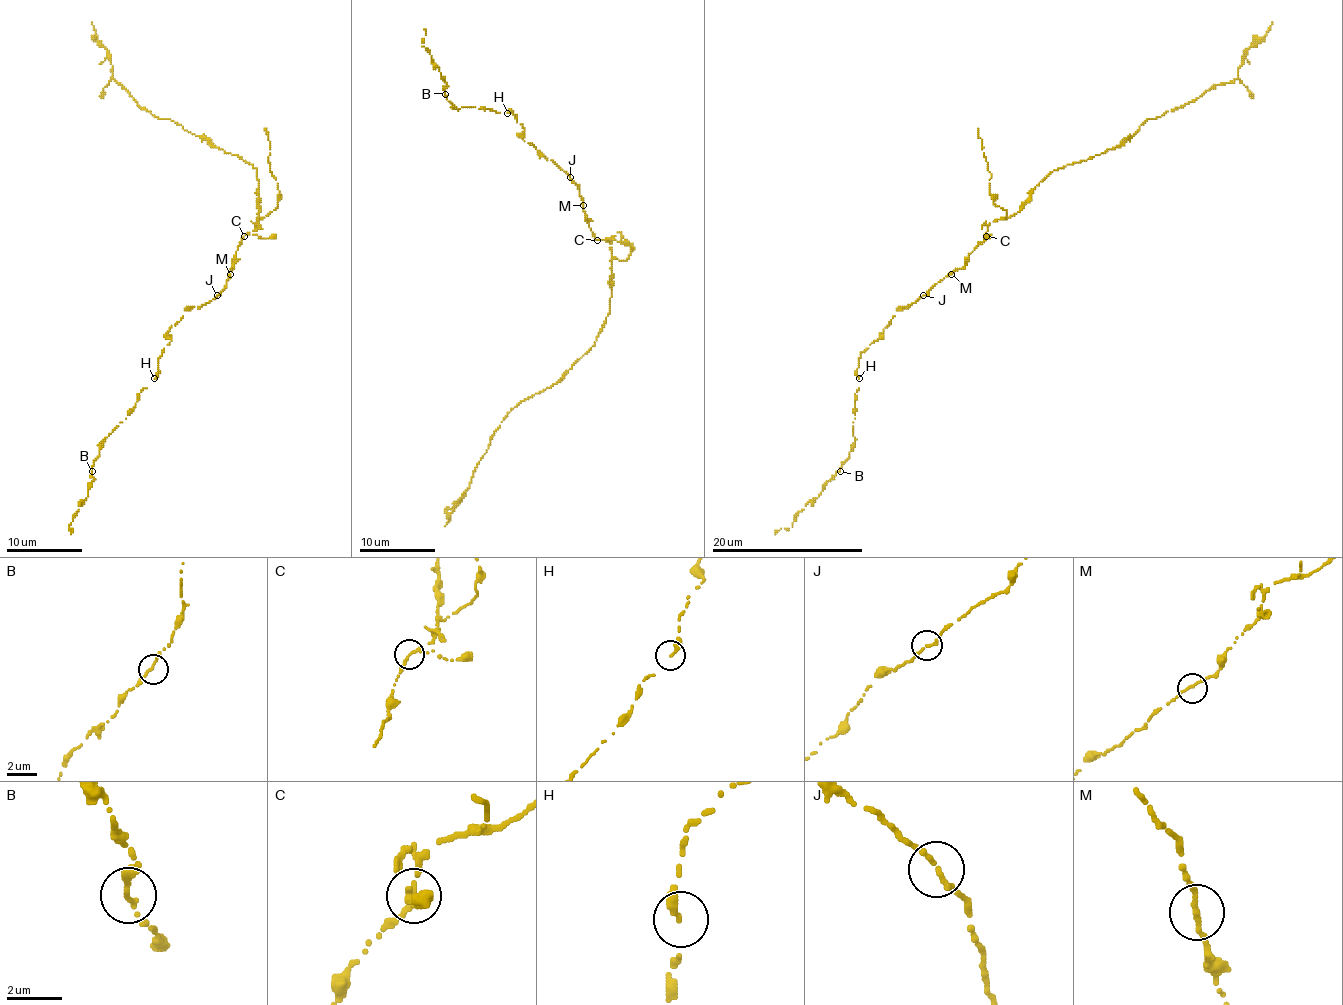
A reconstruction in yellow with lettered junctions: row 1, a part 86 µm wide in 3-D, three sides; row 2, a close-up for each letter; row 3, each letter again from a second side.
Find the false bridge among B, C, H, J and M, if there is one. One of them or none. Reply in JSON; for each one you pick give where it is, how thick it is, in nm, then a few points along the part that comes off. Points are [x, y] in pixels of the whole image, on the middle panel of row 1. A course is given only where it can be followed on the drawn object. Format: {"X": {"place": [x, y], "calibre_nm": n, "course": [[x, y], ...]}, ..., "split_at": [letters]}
{"split_at": []}

